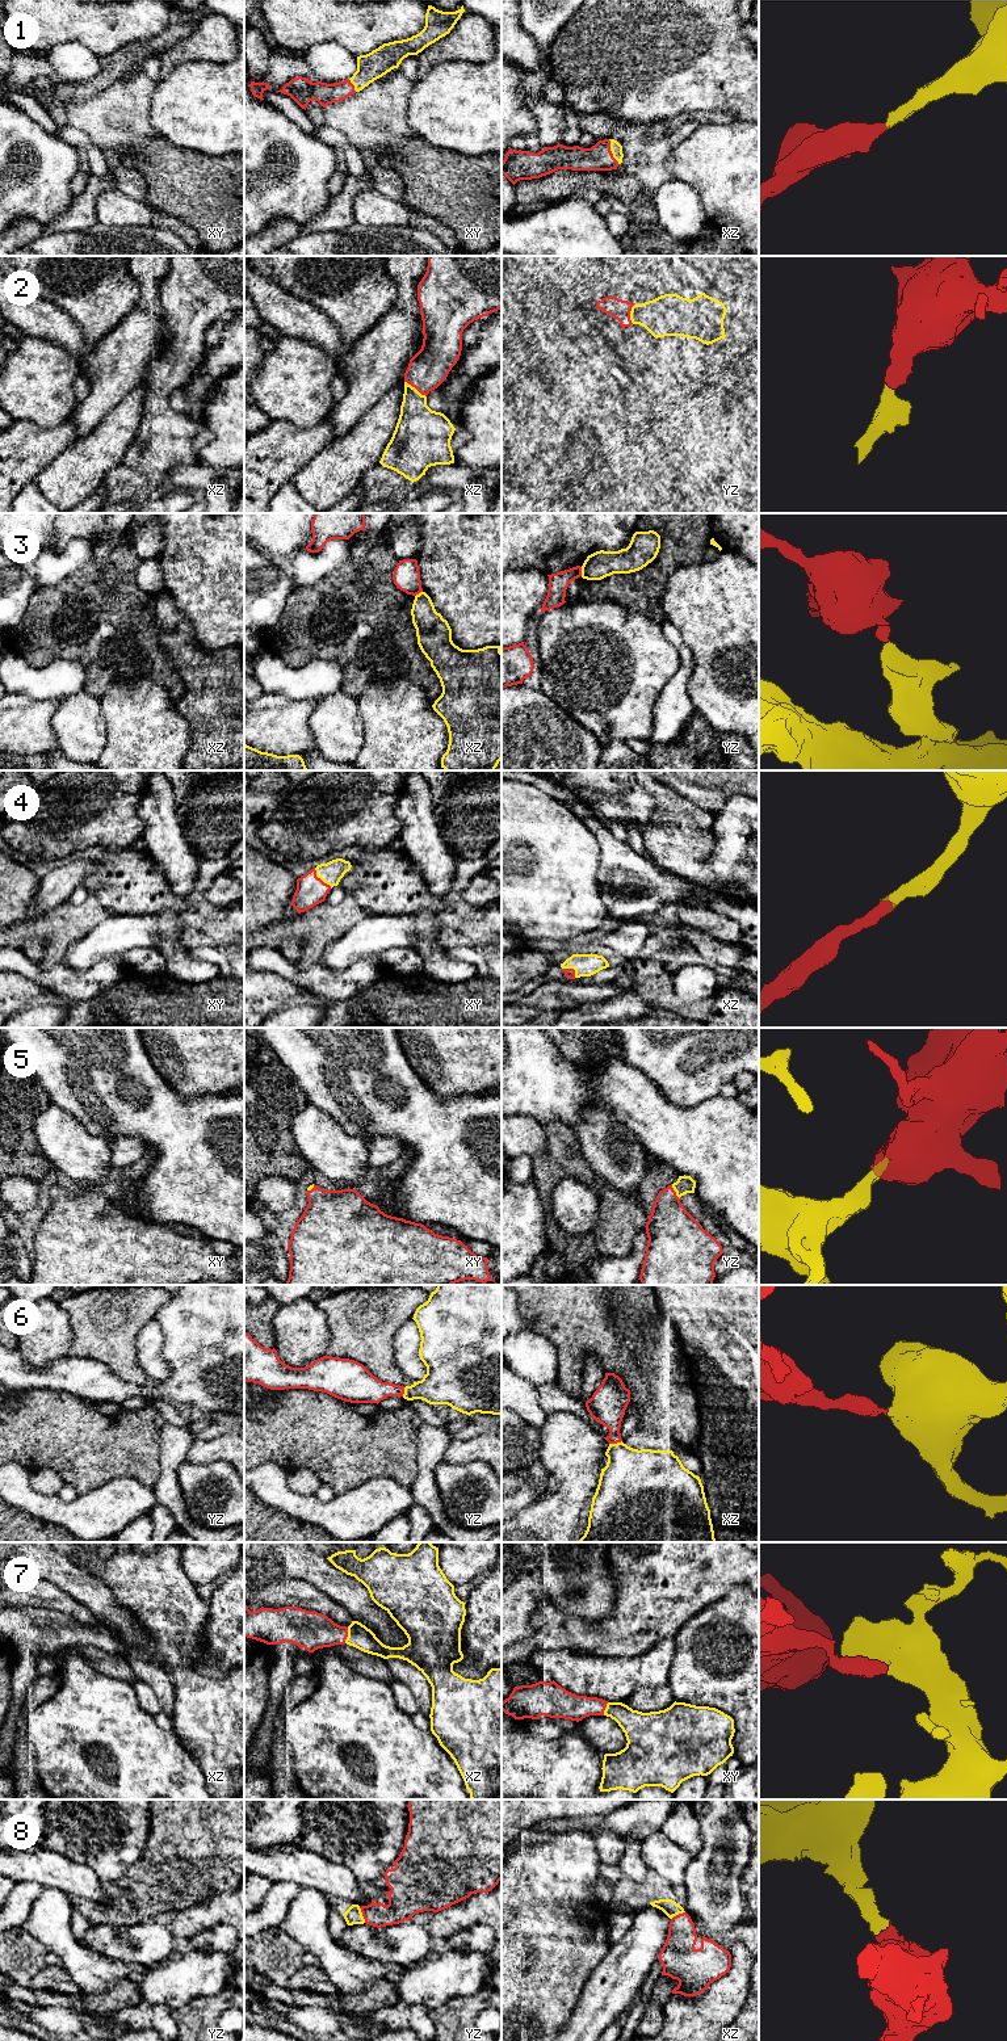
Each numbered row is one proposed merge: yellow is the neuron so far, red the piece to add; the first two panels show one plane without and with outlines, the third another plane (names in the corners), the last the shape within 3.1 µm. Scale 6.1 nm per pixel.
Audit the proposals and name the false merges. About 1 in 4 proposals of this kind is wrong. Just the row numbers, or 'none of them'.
3

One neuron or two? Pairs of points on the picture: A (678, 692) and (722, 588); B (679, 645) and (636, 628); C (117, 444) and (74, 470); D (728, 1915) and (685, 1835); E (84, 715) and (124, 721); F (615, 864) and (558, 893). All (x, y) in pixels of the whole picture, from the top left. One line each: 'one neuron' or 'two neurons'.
A: two neurons
B: two neurons
C: one neuron
D: two neurons
E: two neurons
F: two neurons

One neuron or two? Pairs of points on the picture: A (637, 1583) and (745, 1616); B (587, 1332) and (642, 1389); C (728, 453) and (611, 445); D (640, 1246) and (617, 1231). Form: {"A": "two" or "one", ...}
{"A": "two", "B": "one", "C": "one", "D": "two"}

